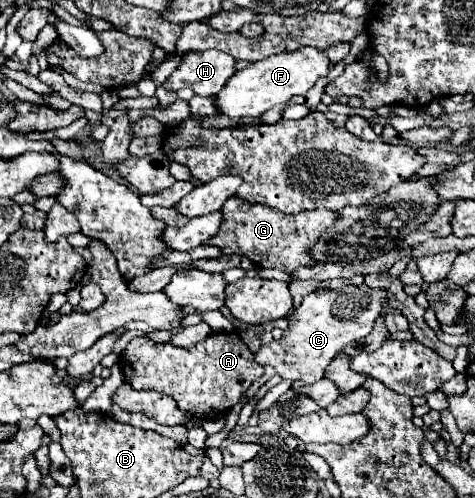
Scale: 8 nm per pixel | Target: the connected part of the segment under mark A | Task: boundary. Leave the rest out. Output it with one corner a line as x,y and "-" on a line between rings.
210,333
206,339
196,343
192,349
182,349
172,343
154,343
148,337
134,337
128,347
120,353
120,367
124,379
134,389
152,389
170,395
178,409
192,415
194,419
218,419
218,415
228,413
246,393
246,389
264,375
264,367
254,363
252,351
240,339
238,333

